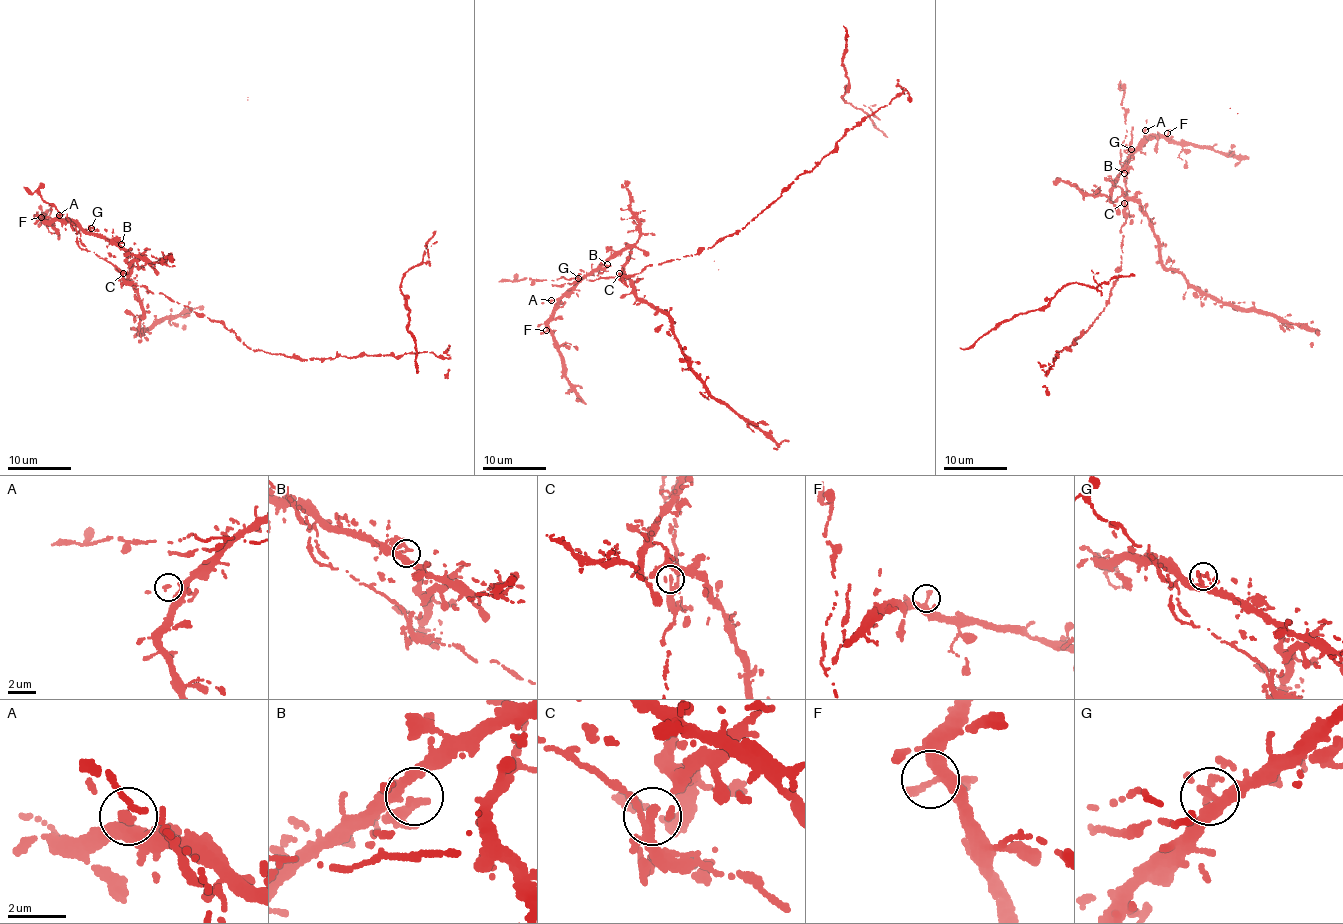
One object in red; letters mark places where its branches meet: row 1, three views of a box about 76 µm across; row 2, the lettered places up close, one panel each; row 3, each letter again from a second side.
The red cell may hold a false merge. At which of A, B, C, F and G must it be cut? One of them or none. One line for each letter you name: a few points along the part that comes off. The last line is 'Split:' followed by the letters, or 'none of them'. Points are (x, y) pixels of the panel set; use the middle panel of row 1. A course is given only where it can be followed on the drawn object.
Split: C

